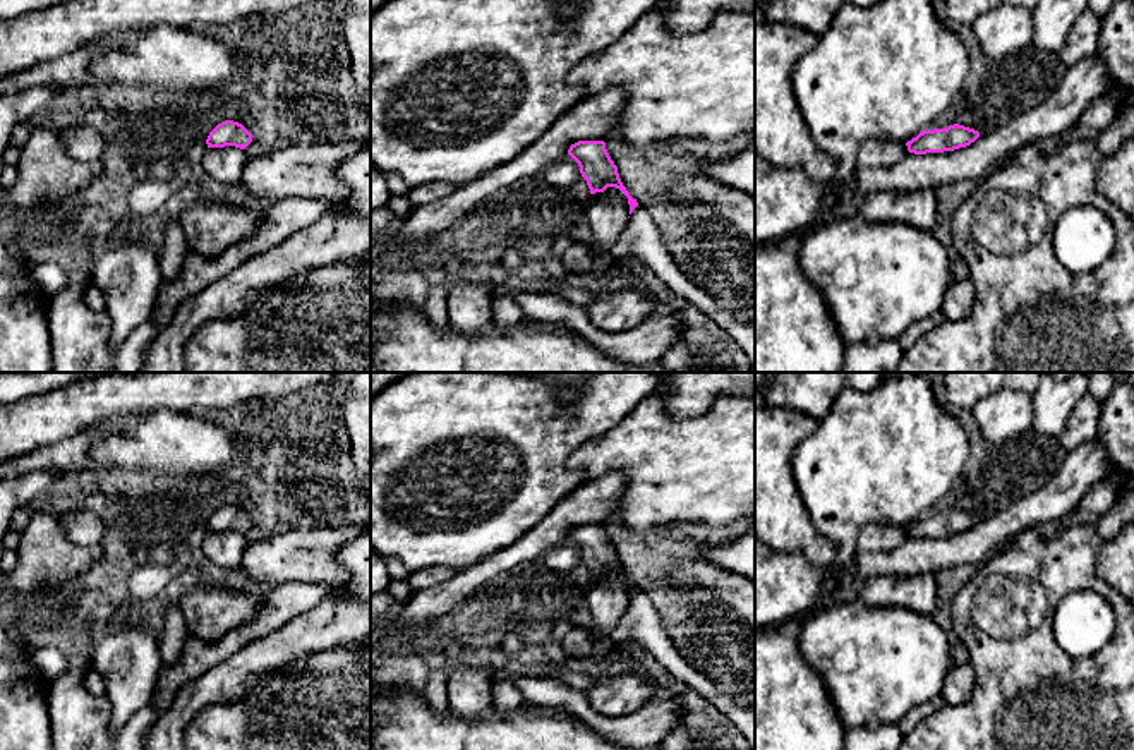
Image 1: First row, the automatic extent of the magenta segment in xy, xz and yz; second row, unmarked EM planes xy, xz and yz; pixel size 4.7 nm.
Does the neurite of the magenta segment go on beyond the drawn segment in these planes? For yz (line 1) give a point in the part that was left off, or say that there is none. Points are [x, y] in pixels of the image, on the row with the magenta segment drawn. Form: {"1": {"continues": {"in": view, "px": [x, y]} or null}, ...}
{"1": {"continues": null}}

